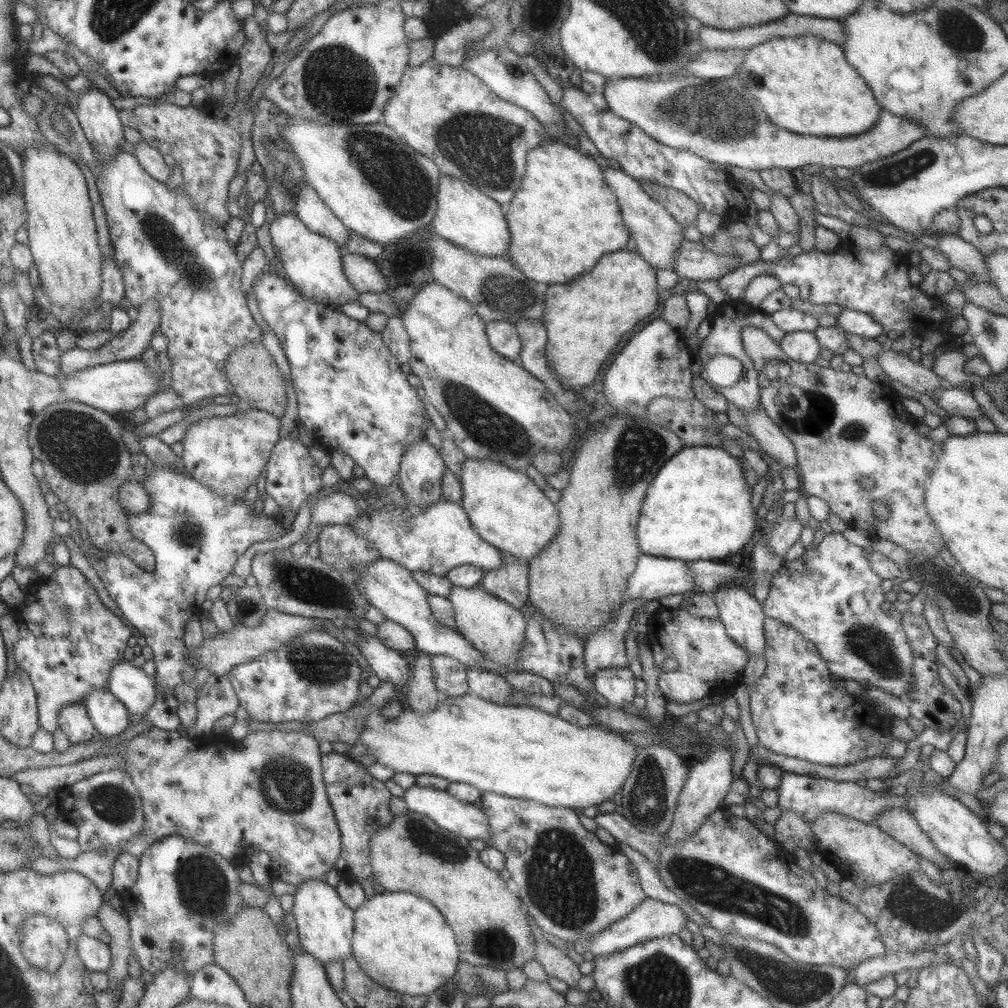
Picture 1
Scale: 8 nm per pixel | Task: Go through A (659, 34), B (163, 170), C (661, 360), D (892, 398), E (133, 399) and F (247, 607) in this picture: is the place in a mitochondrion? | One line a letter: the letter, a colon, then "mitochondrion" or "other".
A: mitochondrion
B: other
C: mitochondrion
D: other
E: other
F: mitochondrion

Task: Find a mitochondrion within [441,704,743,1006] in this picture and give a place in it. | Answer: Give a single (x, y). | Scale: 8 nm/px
(560, 875)

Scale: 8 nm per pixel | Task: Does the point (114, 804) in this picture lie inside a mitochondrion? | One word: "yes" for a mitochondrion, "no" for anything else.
yes

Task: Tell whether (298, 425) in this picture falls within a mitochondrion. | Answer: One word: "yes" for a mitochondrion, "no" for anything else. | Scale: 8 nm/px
no

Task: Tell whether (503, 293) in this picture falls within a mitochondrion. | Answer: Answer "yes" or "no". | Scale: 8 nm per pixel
yes

